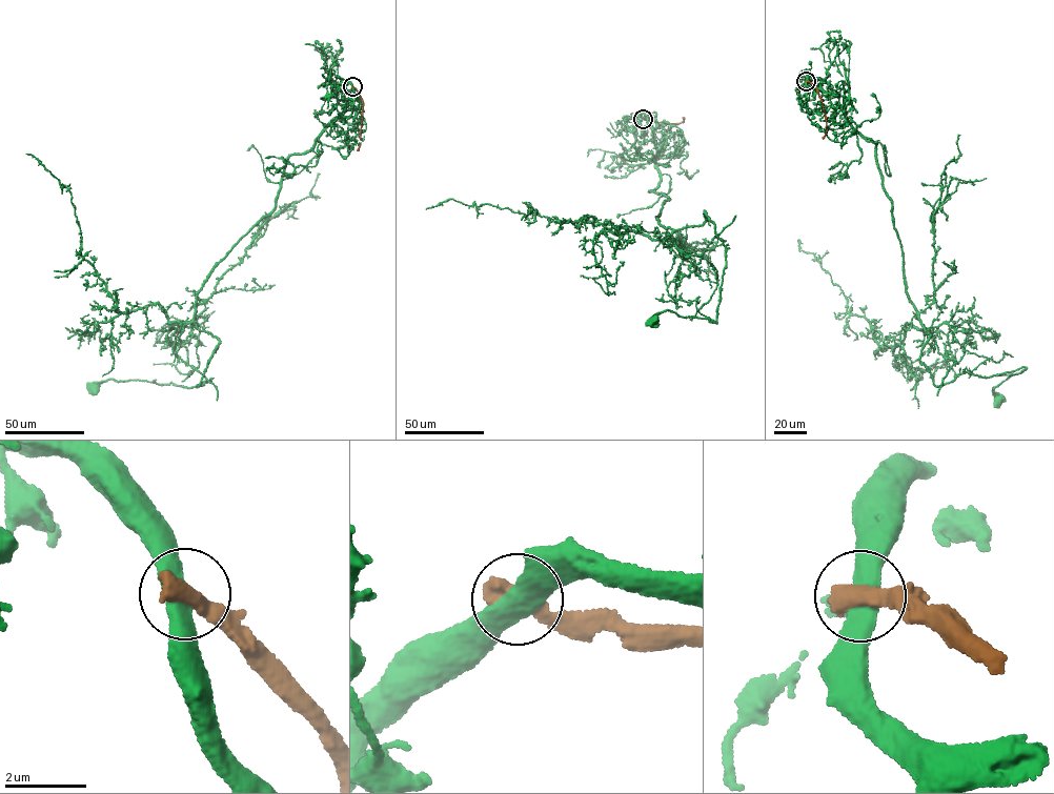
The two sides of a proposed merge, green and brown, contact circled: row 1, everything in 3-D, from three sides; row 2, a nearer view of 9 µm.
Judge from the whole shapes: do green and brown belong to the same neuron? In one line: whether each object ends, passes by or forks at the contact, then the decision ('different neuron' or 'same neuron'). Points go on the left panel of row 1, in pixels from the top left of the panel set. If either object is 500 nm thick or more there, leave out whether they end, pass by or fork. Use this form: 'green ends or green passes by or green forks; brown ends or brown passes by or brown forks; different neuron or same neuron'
different neuron

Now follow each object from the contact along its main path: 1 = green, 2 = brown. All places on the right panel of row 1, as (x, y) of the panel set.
1: (806, 81), (843, 97), (875, 144), (933, 383), (1026, 367), (993, 388), (998, 403)
2: (806, 81), (815, 88), (821, 98), (827, 129), (823, 139)

